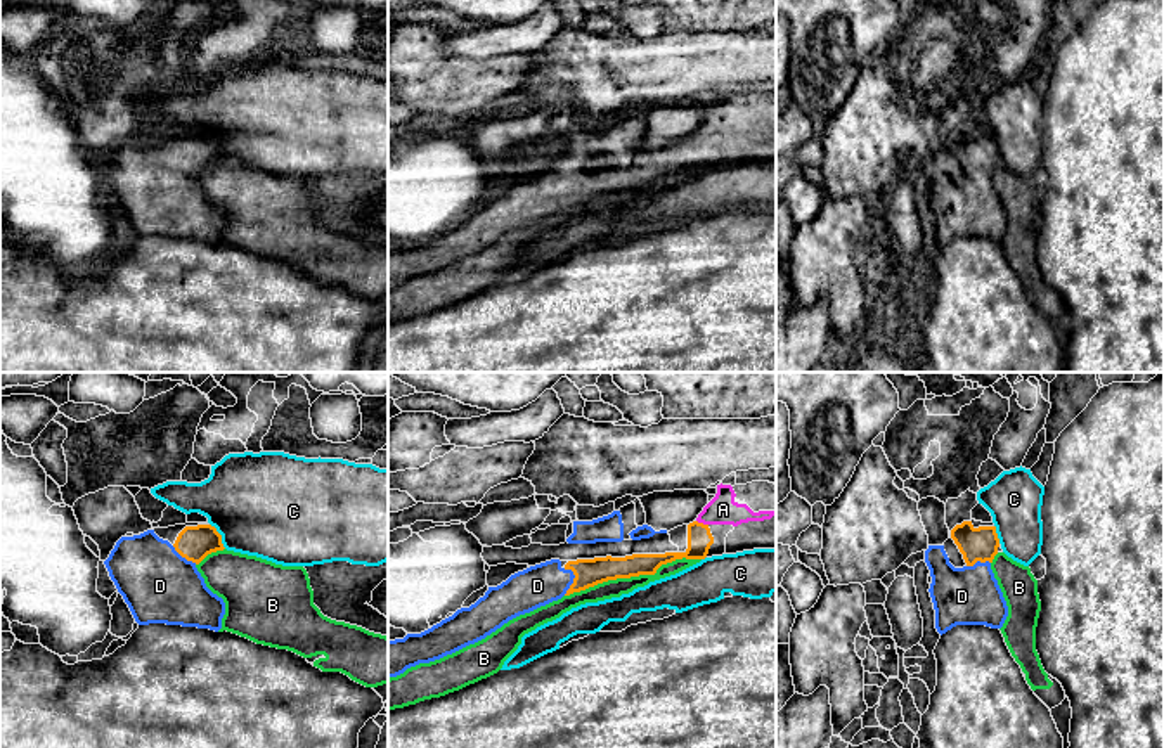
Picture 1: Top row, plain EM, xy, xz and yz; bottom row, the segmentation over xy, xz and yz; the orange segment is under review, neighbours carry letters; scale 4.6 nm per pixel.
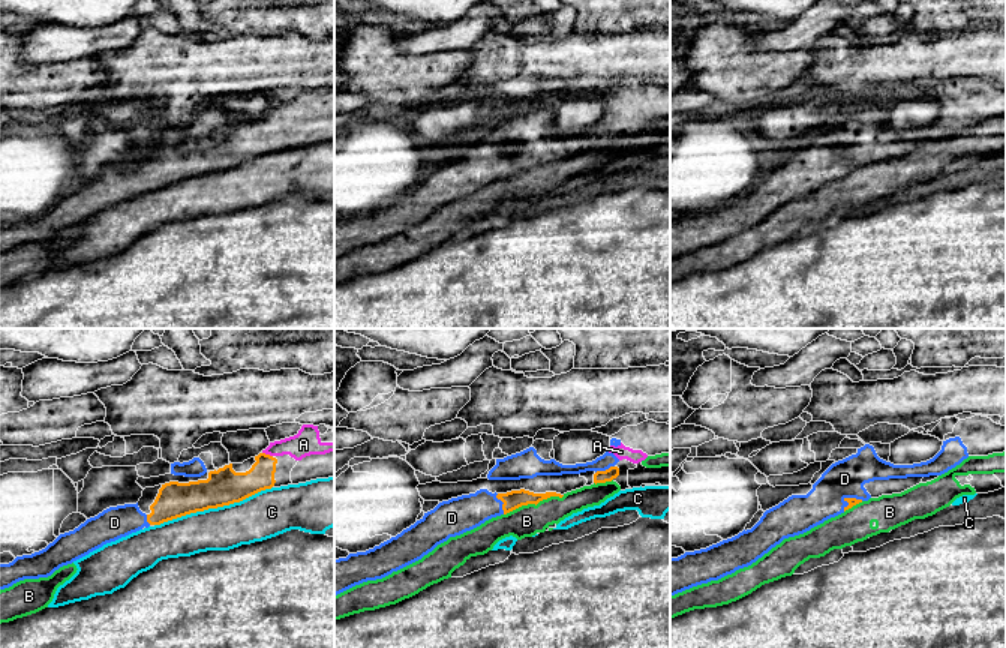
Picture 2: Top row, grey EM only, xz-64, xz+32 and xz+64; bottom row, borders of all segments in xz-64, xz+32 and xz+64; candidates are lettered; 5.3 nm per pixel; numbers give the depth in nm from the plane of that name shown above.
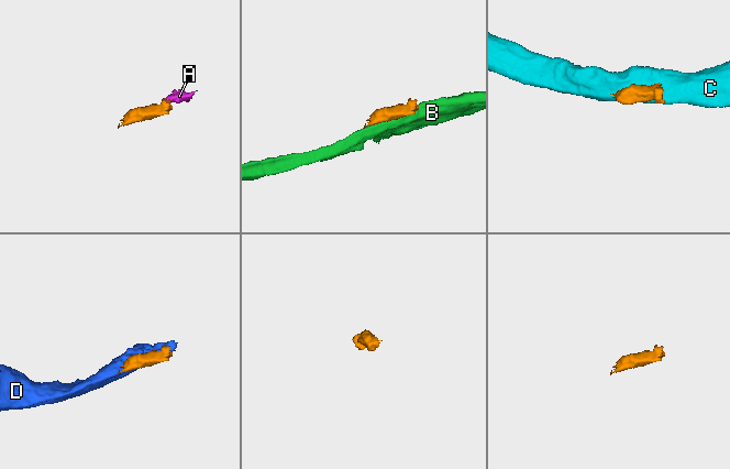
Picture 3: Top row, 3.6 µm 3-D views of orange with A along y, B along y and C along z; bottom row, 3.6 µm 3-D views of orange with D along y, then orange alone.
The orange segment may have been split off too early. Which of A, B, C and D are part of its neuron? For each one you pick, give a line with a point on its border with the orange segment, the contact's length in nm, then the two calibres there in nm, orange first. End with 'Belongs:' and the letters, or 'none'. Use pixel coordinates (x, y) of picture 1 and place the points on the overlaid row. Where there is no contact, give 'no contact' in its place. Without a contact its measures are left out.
A: contact xz (702, 523); length 60 nm; calibres 120 and 140 nm
D: contact xz (574, 582); length 130 nm; calibres 130 and 190 nm
Belongs: A, D

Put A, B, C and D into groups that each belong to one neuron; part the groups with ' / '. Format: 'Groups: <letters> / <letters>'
Groups: A D / B / C

